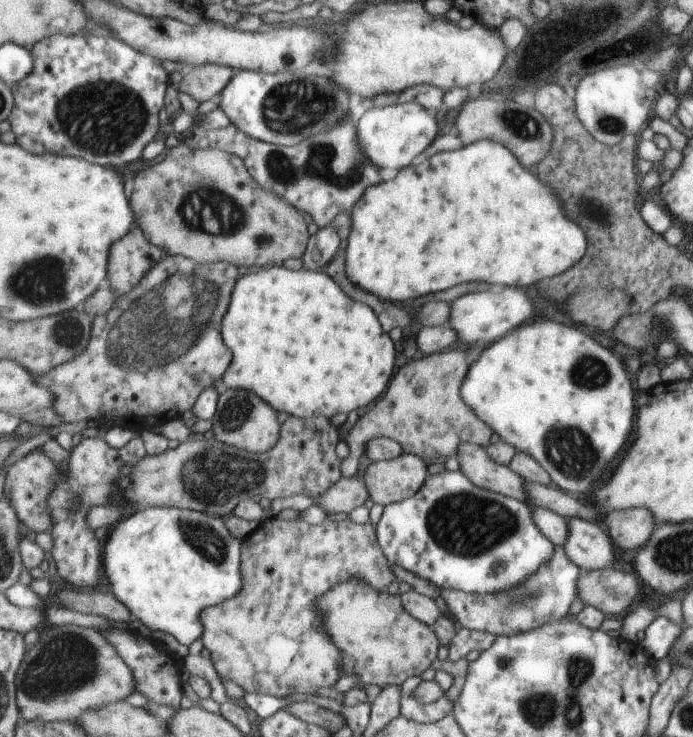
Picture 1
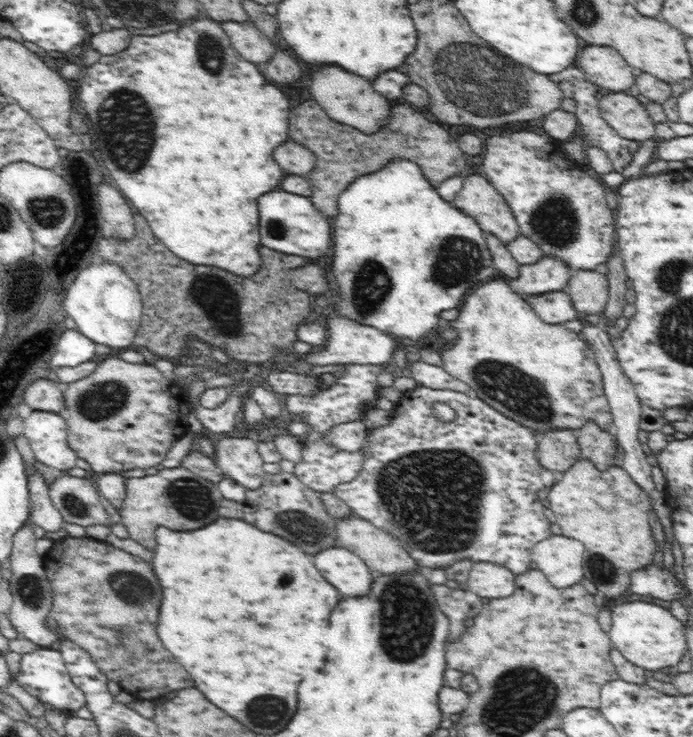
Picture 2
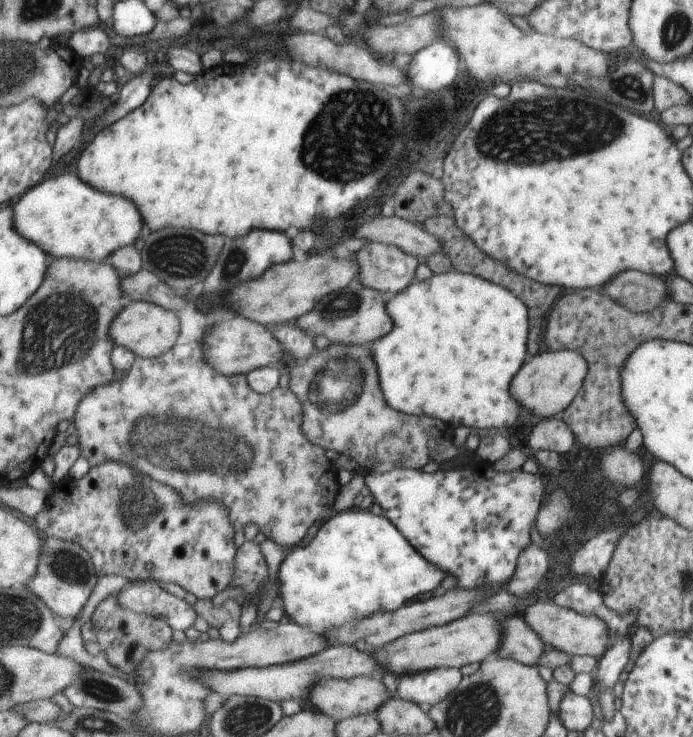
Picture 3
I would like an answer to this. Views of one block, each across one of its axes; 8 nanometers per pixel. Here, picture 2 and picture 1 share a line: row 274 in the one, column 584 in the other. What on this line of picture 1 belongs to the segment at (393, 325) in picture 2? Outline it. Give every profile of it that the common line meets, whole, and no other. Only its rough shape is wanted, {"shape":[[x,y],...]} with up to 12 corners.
{"shape":[[526,322],[462,400],[589,499],[630,442],[635,379],[574,324]]}

